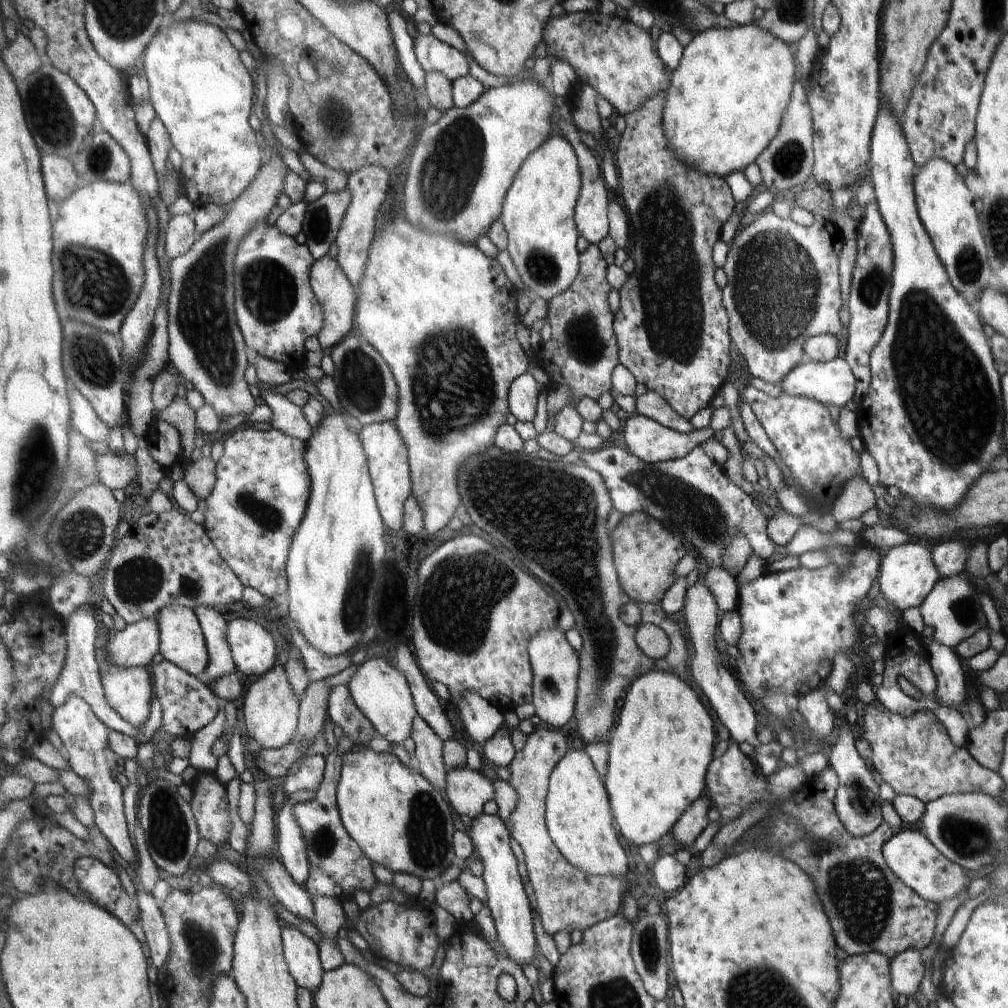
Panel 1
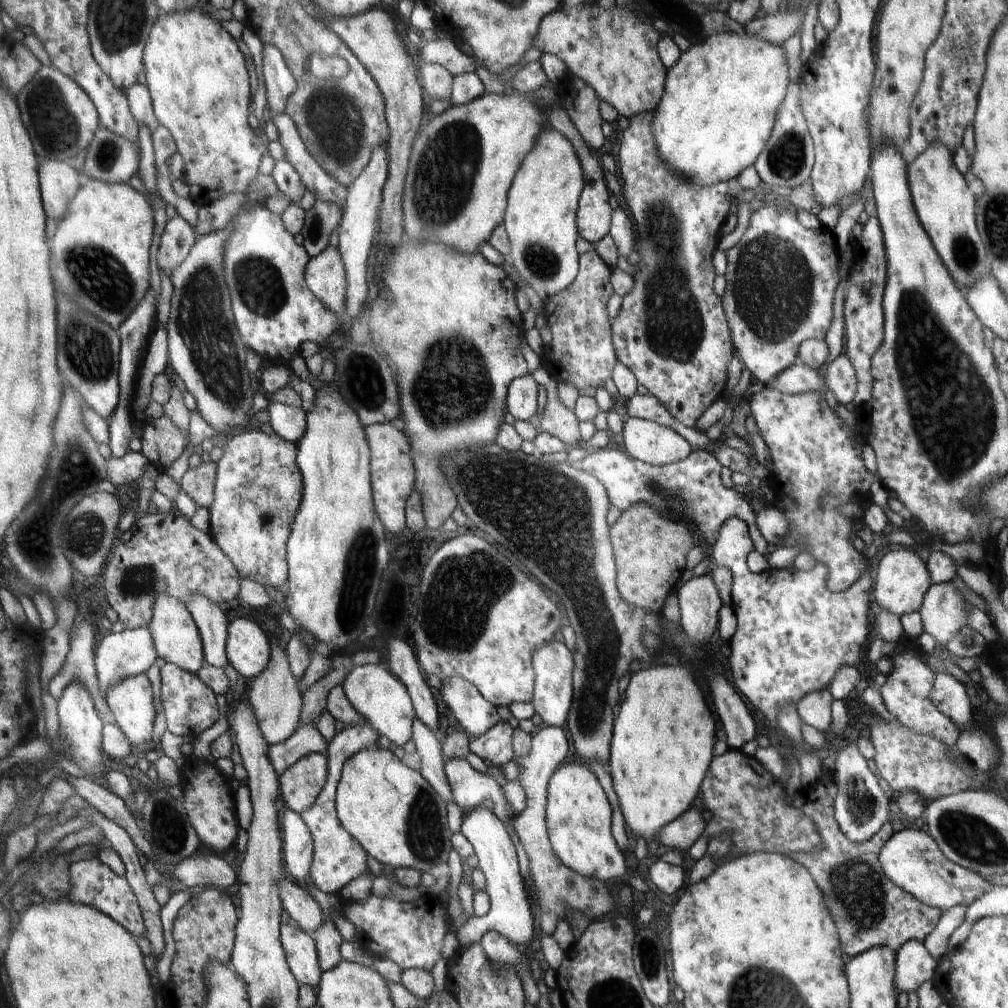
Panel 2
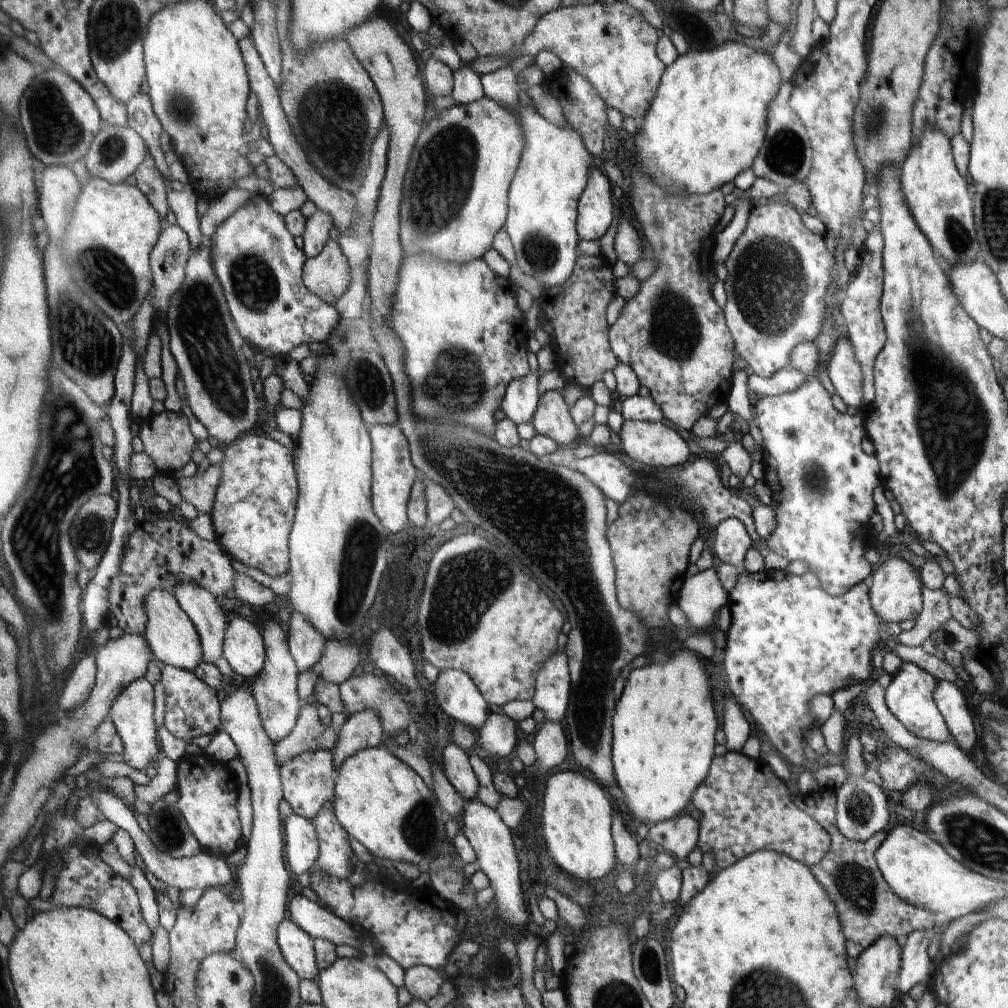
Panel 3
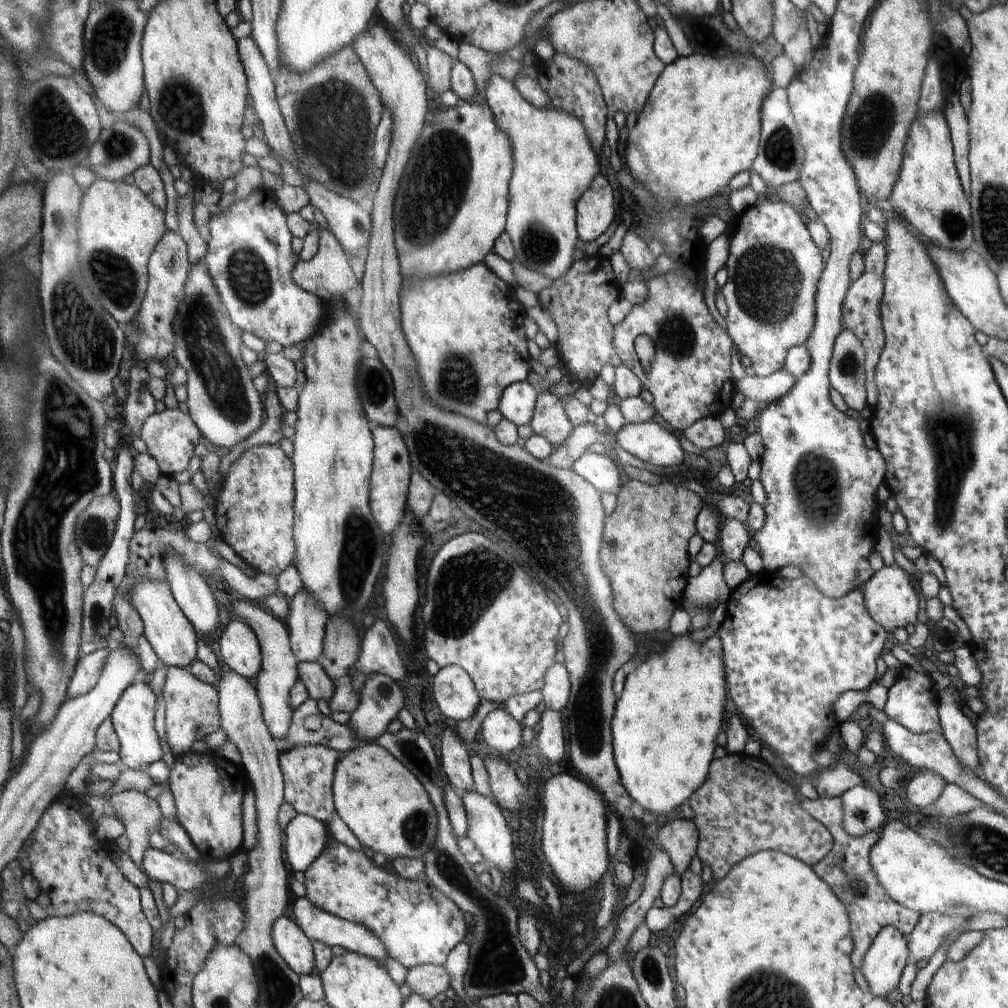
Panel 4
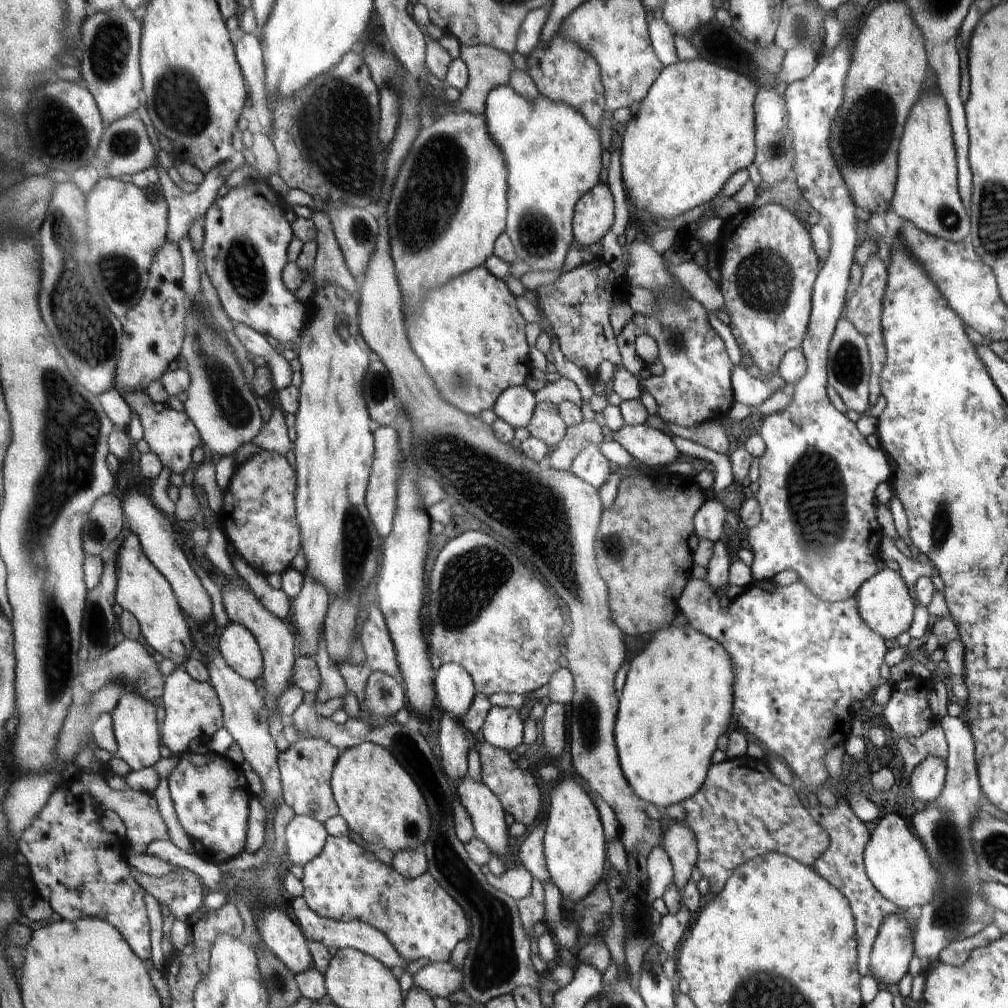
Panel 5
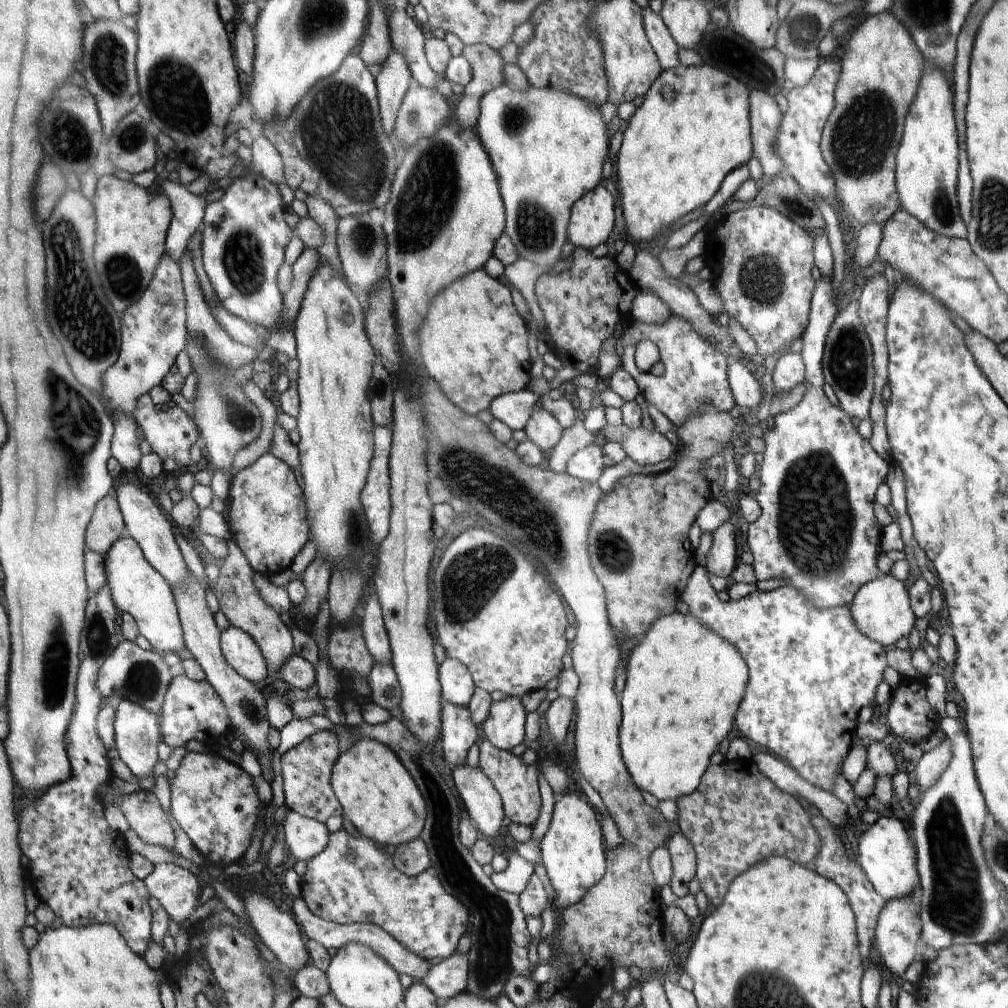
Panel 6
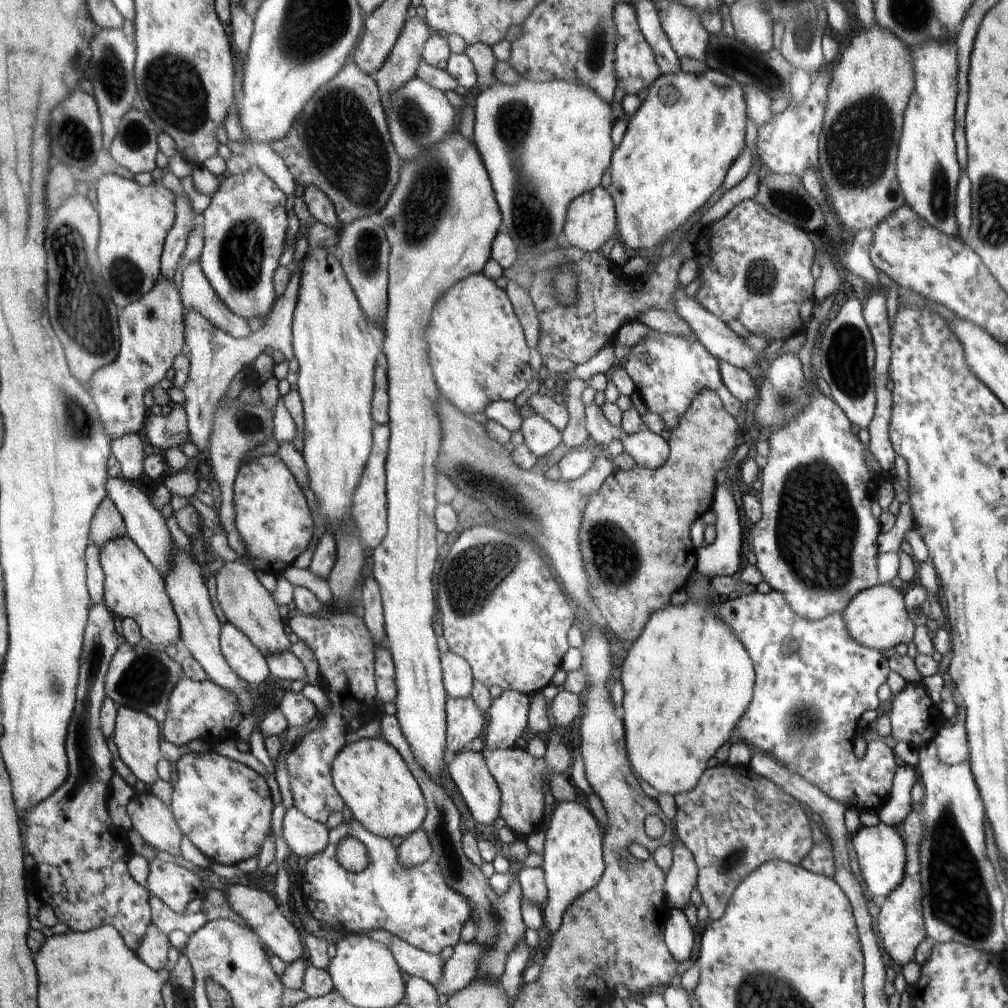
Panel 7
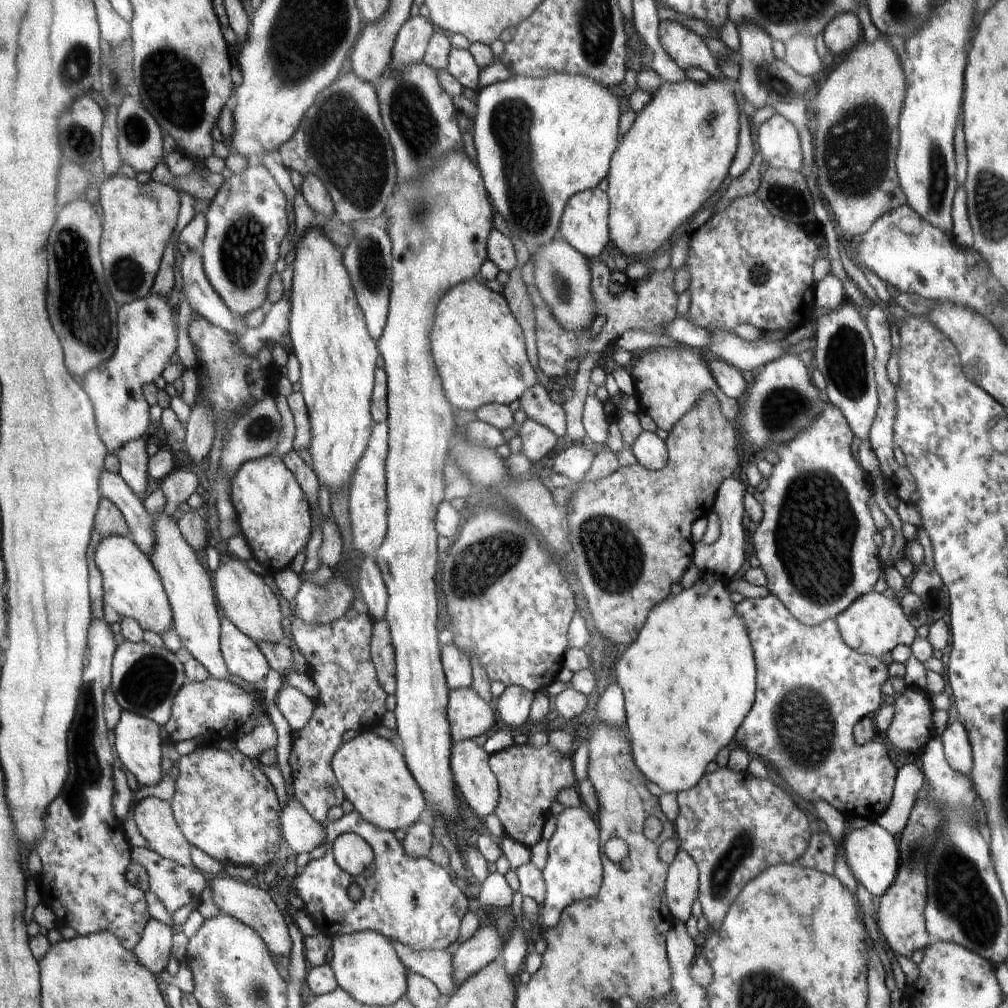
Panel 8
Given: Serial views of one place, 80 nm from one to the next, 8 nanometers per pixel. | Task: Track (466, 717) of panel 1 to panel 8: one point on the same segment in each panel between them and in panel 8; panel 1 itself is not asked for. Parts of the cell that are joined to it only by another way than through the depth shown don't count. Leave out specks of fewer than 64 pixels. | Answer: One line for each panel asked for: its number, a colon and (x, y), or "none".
2: (476, 715)
3: (458, 696)
4: (454, 691)
5: (454, 688)
6: (458, 686)
7: (458, 679)
8: (457, 666)

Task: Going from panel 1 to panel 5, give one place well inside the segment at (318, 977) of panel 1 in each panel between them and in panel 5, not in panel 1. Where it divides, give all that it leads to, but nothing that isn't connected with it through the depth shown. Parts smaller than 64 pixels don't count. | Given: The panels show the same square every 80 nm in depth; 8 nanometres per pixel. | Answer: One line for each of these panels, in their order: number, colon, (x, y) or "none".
2: (299, 948)
3: (297, 946)
4: (294, 947)
5: (281, 935)

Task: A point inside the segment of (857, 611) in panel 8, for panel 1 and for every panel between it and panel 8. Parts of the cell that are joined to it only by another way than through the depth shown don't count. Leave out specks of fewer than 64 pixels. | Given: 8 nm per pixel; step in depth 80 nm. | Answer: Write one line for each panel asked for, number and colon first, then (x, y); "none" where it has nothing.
1: (908, 575)
2: (901, 580)
3: (895, 592)
4: (891, 600)
5: (884, 601)
6: (881, 610)
7: (878, 617)

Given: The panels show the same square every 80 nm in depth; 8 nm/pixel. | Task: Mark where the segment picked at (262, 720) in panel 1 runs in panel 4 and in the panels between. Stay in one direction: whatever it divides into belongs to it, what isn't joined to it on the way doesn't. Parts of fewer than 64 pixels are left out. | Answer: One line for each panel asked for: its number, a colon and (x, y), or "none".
2: (276, 699)
3: (274, 688)
4: (279, 673)

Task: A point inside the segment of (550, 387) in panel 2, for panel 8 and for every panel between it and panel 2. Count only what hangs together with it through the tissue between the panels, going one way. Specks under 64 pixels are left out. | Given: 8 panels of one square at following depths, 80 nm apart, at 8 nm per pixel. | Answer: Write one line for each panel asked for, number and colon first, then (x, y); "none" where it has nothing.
3: (552, 418)
4: (549, 420)
5: (546, 424)
6: (542, 429)
7: (540, 436)
8: (537, 441)

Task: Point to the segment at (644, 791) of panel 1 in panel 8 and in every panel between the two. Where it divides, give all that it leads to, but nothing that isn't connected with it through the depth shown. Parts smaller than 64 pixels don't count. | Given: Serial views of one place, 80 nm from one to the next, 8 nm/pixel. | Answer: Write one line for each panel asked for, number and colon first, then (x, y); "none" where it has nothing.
2: (663, 735)
3: (665, 722)
4: (665, 724)
5: (677, 699)
6: (684, 683)
7: (687, 680)
8: (688, 681)

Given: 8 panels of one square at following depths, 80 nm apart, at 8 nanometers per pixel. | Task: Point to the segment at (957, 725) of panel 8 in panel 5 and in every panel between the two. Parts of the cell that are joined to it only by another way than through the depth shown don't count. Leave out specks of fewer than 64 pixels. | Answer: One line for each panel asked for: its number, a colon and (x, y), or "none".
5: (927, 778)
6: (925, 772)
7: (952, 746)

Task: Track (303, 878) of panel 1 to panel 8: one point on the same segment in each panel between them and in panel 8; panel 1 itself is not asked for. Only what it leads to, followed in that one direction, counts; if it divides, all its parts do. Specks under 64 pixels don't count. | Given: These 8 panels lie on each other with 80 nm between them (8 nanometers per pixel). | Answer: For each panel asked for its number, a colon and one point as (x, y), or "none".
2: (297, 843)
3: (301, 837)
4: (305, 838)
5: (305, 837)
6: (305, 837)
7: (306, 837)
8: (303, 834)

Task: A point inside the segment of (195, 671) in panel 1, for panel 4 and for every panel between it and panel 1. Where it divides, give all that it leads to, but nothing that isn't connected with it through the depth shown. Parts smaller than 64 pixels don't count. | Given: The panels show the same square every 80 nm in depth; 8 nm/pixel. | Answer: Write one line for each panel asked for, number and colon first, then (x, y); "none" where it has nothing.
2: (177, 639)
3: (171, 635)
4: (172, 636)

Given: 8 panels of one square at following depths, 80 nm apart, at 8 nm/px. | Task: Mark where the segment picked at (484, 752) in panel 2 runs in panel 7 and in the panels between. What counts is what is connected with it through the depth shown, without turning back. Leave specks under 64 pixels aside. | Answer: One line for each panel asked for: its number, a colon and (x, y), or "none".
3: (498, 735)
4: (502, 732)
5: (503, 728)
6: (504, 727)
7: (507, 717)

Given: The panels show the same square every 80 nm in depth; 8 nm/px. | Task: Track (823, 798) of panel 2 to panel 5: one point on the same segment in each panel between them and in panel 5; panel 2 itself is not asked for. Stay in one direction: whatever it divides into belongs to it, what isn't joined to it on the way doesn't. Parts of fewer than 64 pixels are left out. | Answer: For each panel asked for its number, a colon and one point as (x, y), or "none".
3: (869, 909)
4: (846, 868)
5: (841, 864)

